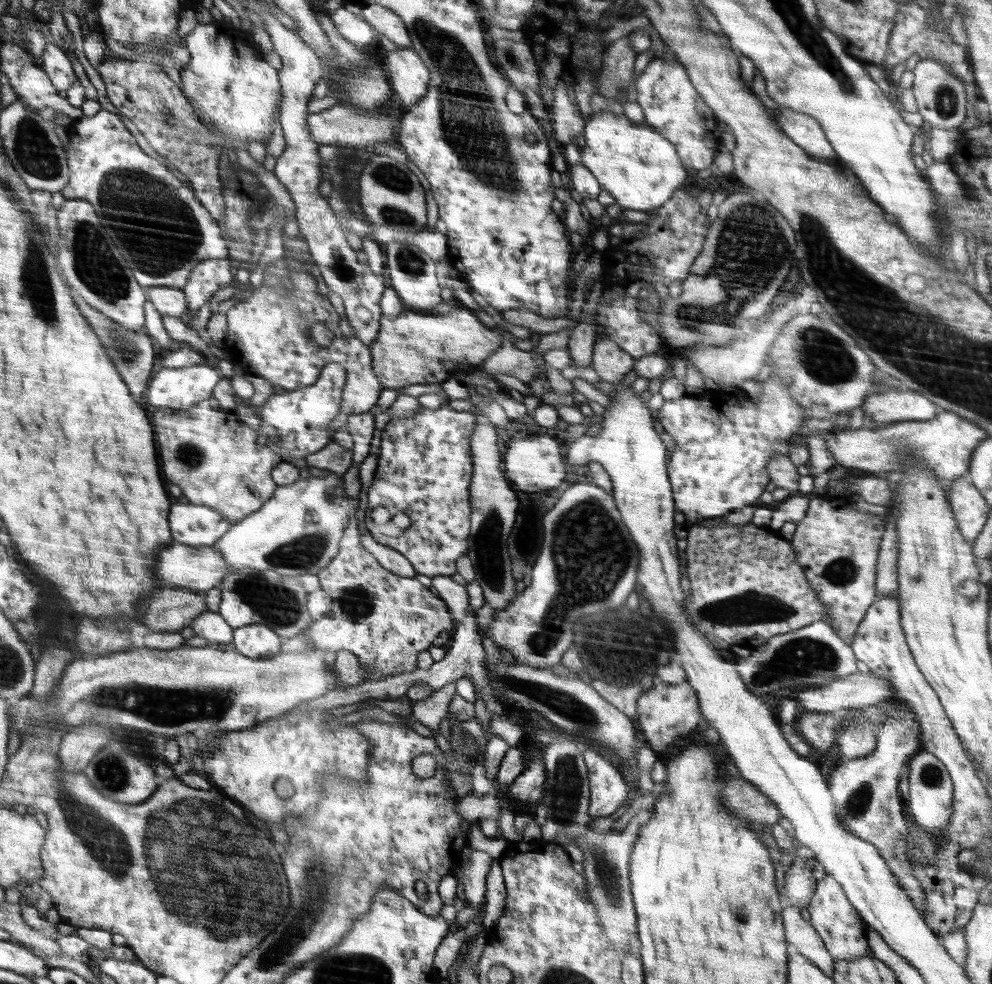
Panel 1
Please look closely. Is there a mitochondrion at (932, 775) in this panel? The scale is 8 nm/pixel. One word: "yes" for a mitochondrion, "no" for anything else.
yes

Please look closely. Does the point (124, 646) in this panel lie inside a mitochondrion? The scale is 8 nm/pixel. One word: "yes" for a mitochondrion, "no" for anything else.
no

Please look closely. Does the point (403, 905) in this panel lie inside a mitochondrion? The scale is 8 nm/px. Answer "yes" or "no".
no

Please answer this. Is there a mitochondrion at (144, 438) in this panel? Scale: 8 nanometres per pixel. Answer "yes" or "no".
no

